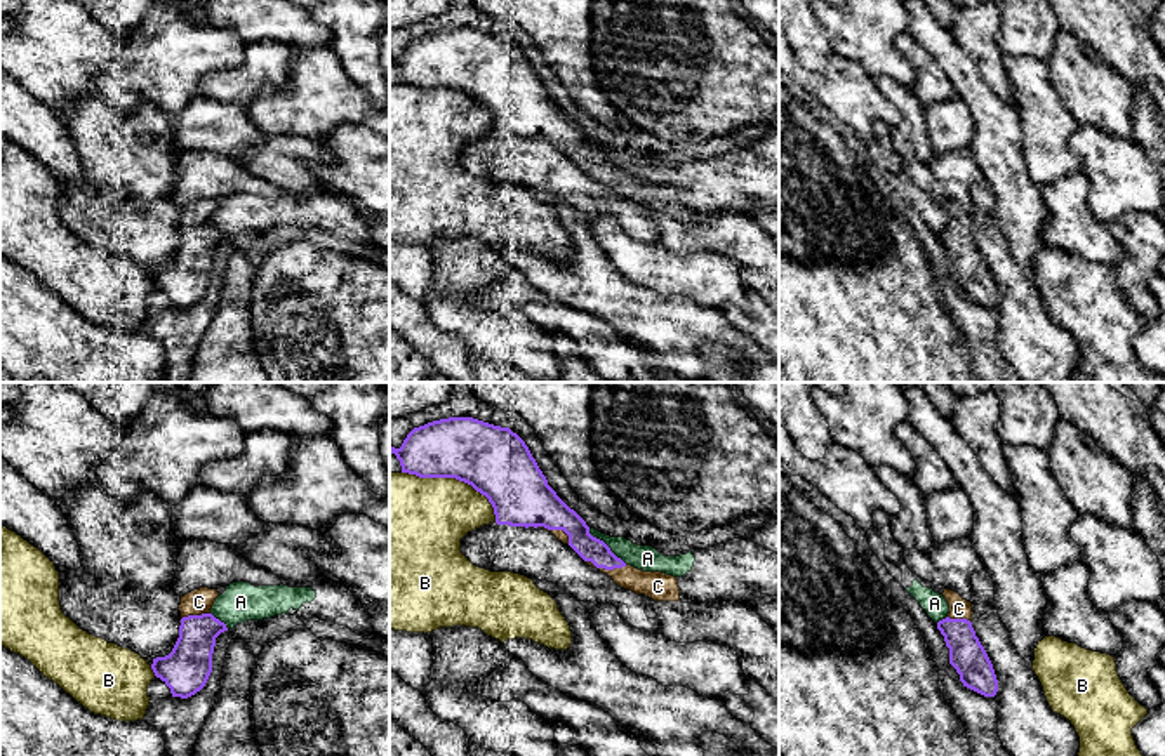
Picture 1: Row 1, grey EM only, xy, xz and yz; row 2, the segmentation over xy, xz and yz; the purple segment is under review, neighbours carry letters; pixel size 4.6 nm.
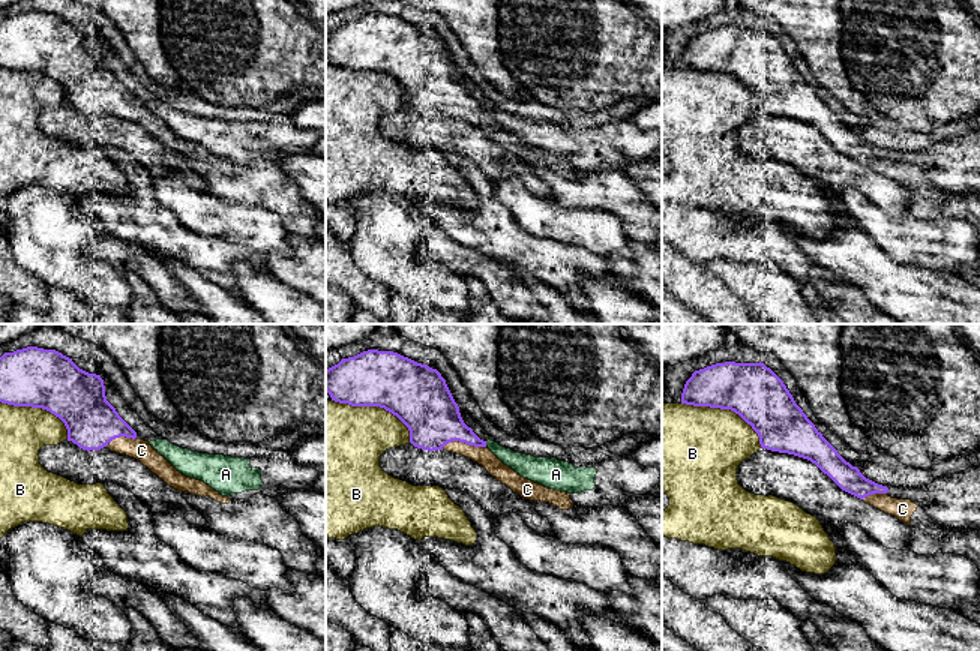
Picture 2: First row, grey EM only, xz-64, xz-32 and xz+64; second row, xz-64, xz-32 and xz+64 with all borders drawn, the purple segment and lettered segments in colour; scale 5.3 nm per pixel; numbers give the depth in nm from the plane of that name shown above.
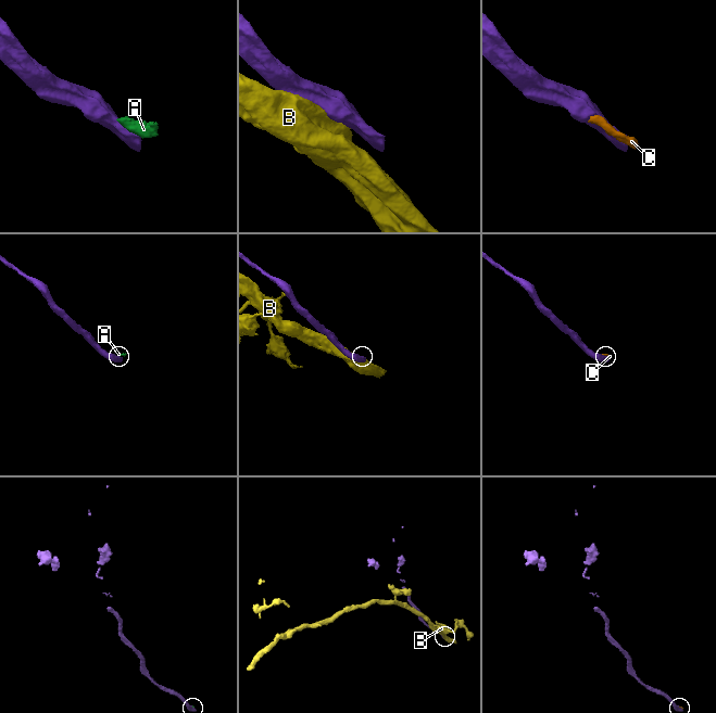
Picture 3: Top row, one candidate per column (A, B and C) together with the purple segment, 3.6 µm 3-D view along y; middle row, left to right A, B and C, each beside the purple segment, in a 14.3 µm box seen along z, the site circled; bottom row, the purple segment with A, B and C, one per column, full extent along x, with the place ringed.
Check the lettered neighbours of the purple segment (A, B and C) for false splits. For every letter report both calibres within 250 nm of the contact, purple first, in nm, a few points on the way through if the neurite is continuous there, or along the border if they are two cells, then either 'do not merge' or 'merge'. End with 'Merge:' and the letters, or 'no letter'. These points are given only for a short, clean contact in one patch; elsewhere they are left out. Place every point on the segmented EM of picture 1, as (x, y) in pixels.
A: 120 nm thick on the purple side, 120 nm on the other; border along xz (588, 529), (626, 563); do not merge
B: 320 nm thick on the purple side, 400 nm on the other; do not merge
C: 120 nm thick on the purple side, 130 nm on the other; merge
Merge: C

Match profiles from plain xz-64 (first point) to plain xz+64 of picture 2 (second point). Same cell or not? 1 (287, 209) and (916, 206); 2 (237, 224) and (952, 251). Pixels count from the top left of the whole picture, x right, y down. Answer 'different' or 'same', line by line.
1: same
2: same

